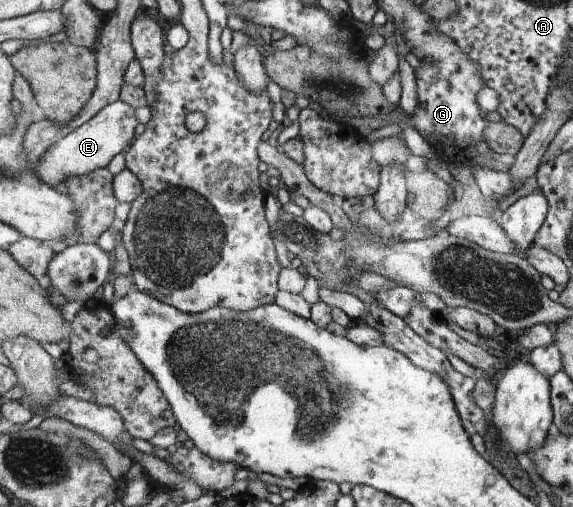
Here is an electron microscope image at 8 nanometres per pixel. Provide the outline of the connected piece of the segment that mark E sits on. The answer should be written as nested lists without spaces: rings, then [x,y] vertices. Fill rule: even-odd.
[[[119,99],[97,112],[89,121],[78,127],[73,133],[66,135],[42,156],[36,167],[36,172],[44,182],[51,187],[61,189],[70,182],[71,178],[81,178],[95,170],[107,168],[119,155],[126,152],[135,141],[139,119],[135,115],[135,108]]]

